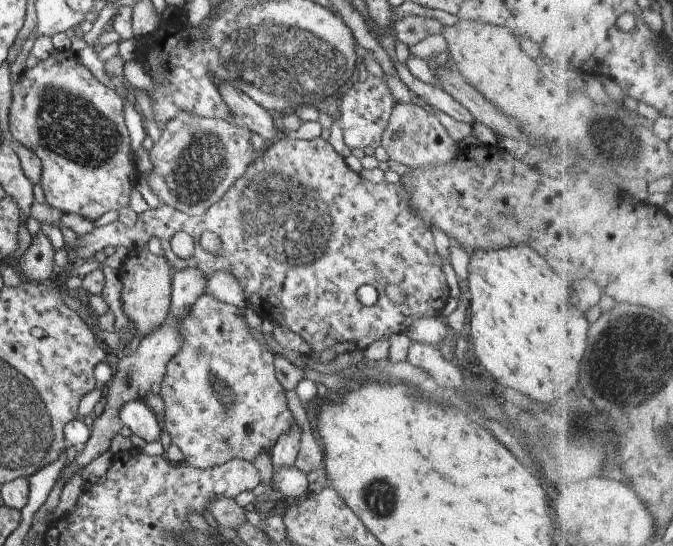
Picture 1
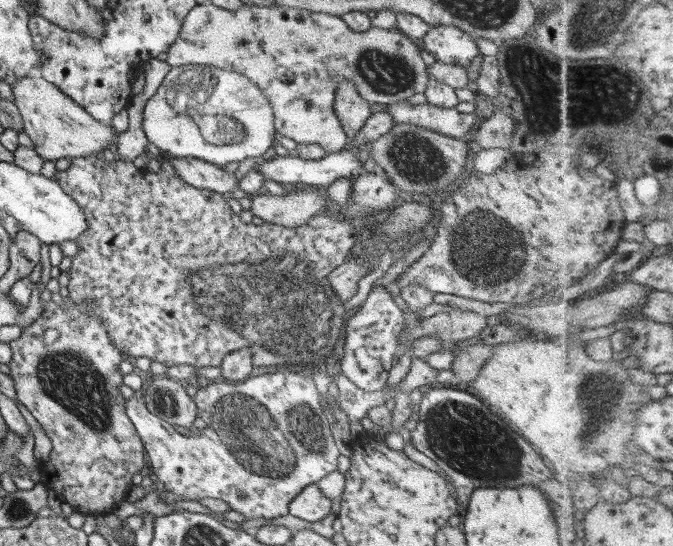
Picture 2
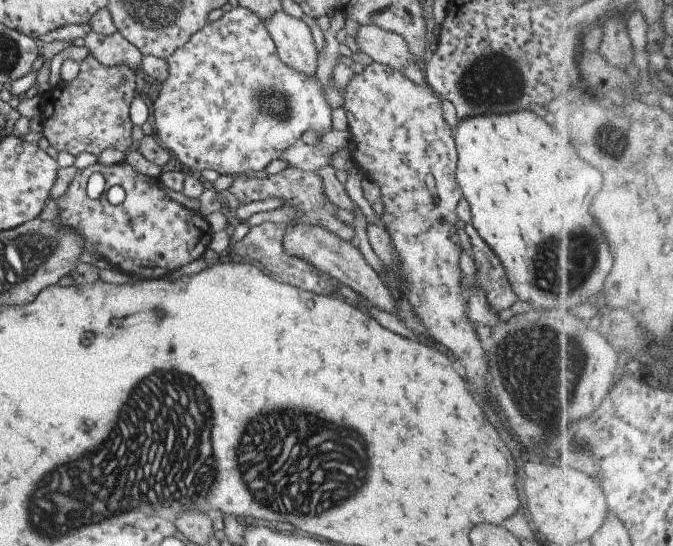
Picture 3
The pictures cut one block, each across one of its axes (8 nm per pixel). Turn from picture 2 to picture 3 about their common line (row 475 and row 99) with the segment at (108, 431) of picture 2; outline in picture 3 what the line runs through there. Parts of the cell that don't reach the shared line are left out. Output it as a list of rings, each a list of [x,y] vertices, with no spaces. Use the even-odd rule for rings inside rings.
[[[88,55],[79,62],[78,76],[72,82],[55,86],[50,100],[42,104],[43,135],[54,150],[66,151],[75,157],[82,152],[102,154],[107,148],[127,153],[132,146],[132,126],[129,110],[136,96],[136,73],[124,66],[104,66]]]

